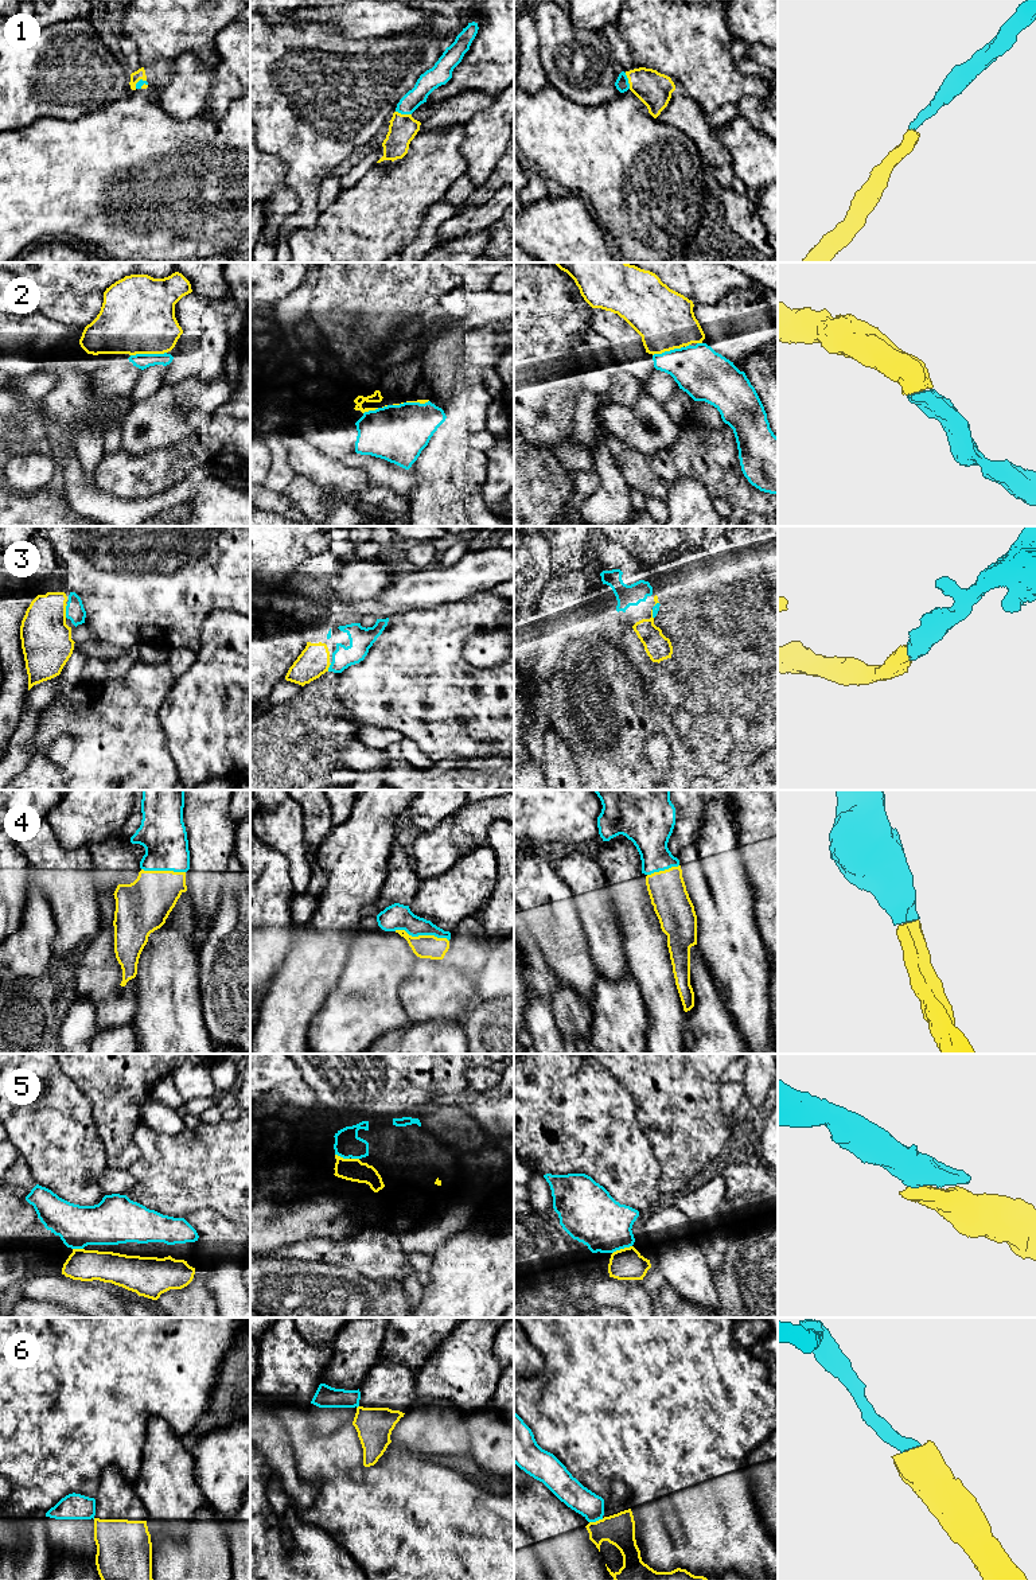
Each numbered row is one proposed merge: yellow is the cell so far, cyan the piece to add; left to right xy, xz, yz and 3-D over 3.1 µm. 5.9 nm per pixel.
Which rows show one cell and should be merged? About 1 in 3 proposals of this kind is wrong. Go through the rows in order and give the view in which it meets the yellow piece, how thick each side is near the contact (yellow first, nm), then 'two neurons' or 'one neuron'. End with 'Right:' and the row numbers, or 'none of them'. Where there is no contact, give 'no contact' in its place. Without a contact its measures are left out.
1: xz | 170/120 nm | one neuron
2: xy | 440/90 nm | one neuron
3: xy | 300/110 nm | one neuron
4: xz | 140/160 nm | one neuron
5: yz | 190/320 nm | one neuron
6: yz | 190/160 nm | two neurons
Right: 1, 2, 3, 4, 5

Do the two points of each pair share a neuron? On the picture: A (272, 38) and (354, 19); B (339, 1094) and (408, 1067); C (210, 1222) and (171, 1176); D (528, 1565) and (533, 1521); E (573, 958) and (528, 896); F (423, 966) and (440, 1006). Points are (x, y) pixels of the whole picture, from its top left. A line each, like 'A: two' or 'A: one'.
A: two
B: one
C: two
D: two
E: one
F: one

